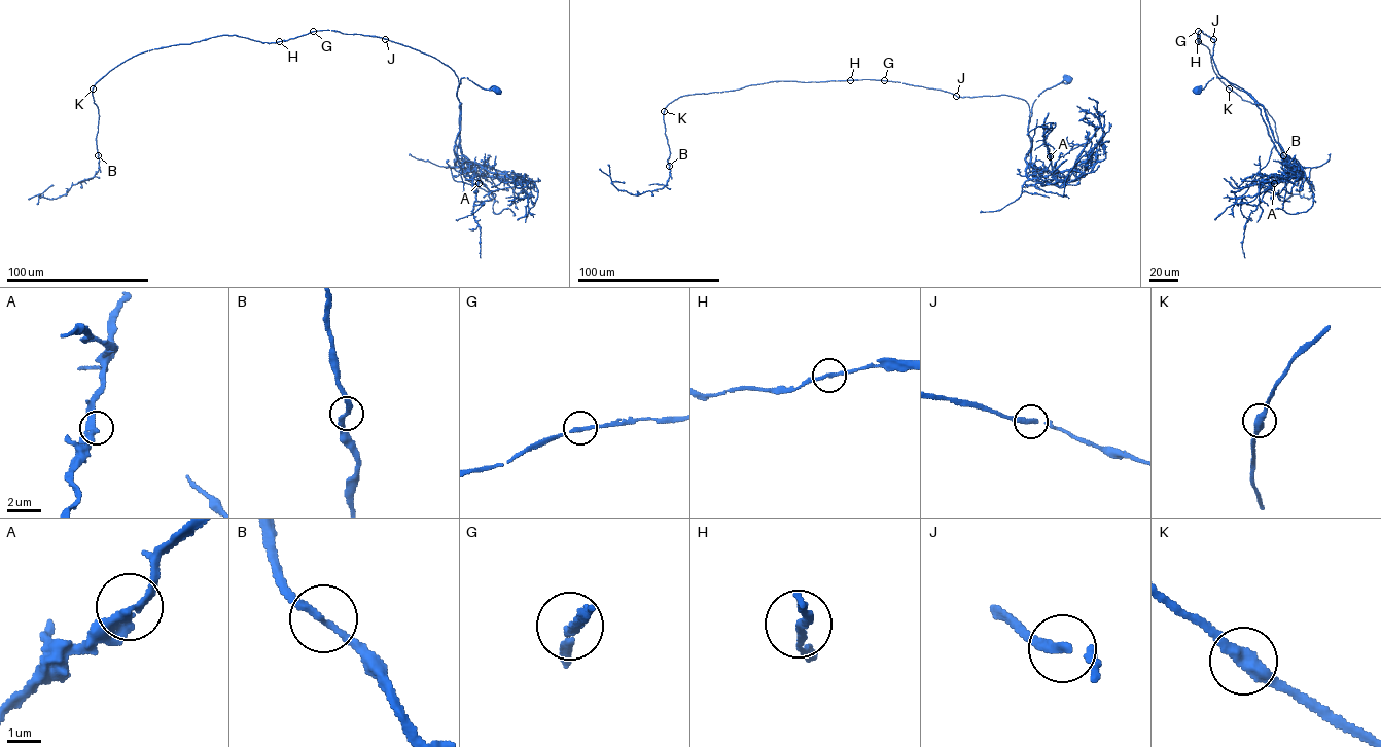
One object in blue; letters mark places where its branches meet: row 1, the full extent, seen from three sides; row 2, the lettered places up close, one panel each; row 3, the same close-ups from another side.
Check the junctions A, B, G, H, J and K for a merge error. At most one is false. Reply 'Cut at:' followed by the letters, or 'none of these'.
Cut at: none of these

